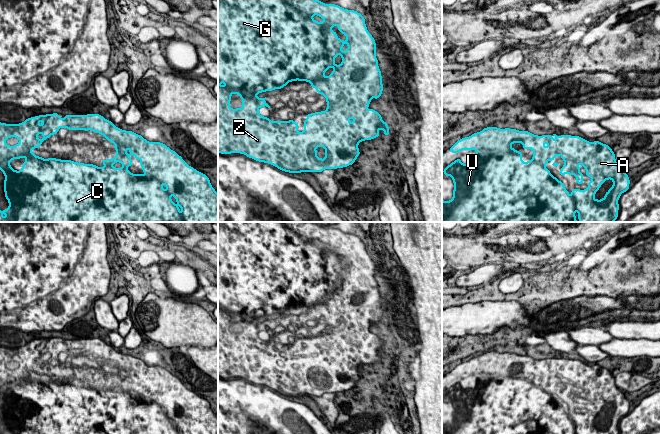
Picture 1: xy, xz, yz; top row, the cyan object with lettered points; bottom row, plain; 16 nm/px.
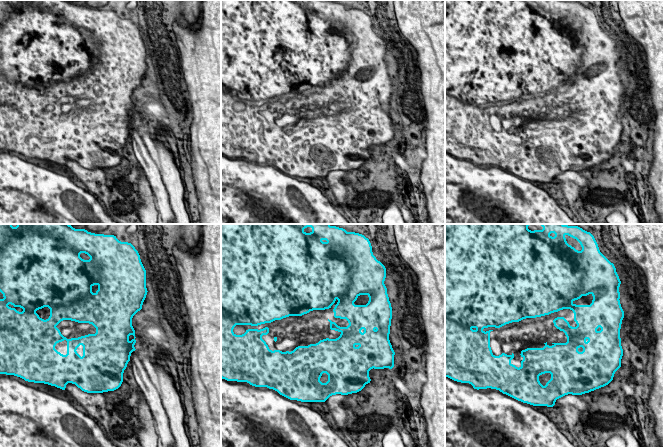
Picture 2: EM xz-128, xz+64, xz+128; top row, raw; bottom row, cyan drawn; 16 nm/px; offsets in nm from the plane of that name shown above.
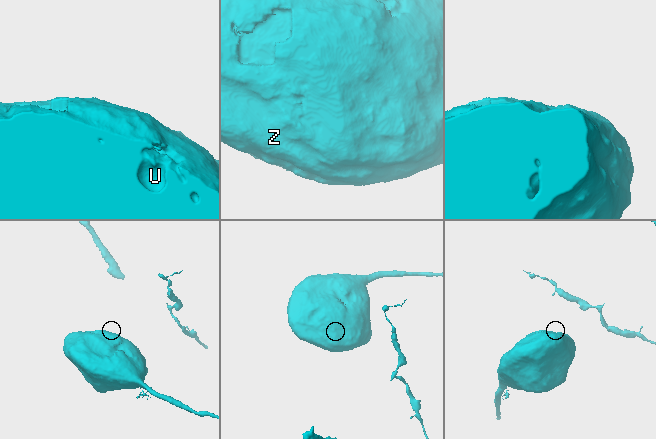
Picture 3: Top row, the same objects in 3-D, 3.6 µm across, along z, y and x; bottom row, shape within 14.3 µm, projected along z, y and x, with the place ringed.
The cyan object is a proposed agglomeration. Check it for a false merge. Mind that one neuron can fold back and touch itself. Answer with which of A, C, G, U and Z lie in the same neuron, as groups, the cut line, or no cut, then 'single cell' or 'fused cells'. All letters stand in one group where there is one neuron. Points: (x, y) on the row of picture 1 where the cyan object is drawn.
A C G U Z; no cut; single cell

